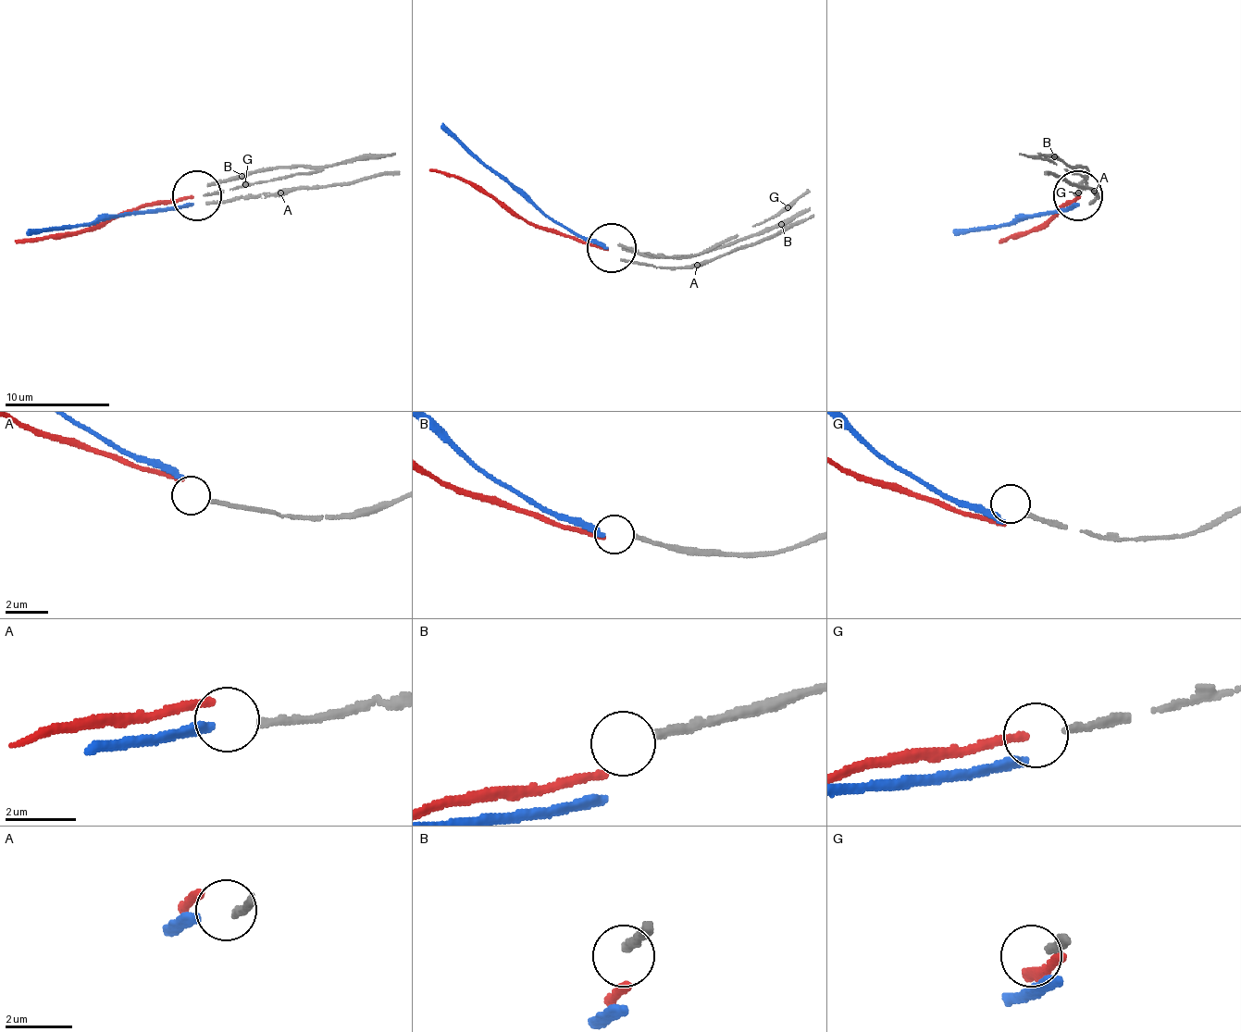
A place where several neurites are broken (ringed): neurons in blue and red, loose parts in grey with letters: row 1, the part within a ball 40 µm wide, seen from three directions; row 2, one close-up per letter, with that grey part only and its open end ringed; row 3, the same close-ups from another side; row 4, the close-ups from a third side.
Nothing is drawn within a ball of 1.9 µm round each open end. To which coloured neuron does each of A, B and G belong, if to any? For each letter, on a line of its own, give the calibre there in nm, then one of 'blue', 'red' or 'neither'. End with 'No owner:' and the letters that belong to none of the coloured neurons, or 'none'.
A: calibre 200 nm; neither
B: calibre 220 nm; neither
G: calibre 180 nm; neither
No owner: A, B, G

